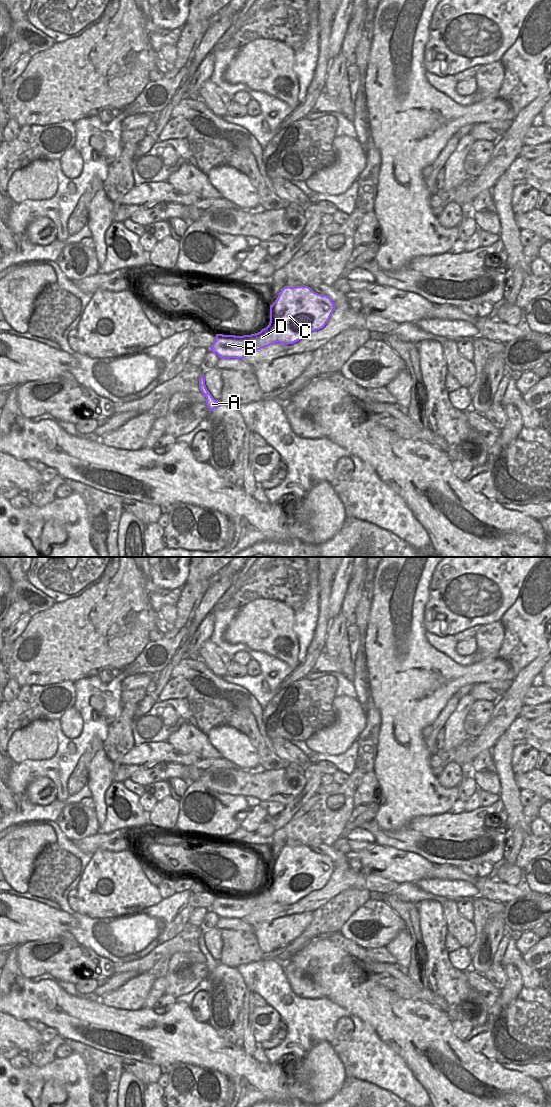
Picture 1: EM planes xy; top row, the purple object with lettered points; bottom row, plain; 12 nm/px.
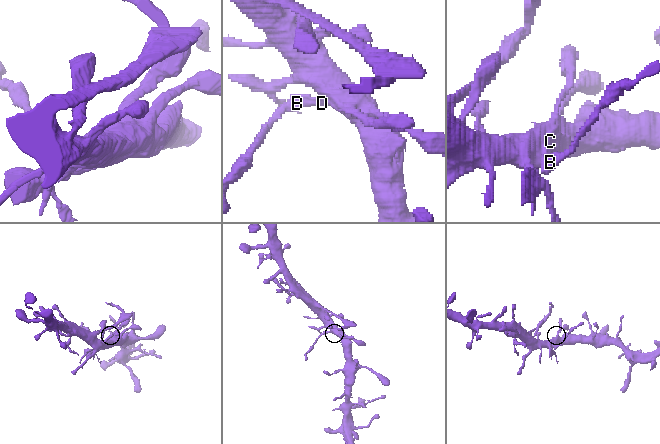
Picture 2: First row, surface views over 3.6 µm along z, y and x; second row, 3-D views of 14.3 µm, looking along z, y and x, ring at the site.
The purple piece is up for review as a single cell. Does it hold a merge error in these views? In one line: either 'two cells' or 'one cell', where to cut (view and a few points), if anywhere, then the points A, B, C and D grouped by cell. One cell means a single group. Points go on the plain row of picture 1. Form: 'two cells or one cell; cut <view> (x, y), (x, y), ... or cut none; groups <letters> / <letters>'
two cells; cut xy (250, 895), (258, 906), (263, 907); groups A C D / B

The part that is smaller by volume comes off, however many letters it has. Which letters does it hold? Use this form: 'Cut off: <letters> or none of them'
Cut off: B

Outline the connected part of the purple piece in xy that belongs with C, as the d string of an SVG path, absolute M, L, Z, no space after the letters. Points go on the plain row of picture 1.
M308 846L284 847L270 865L269 885L260 892L251 894L251 897L257 907L268 907L274 903L293 904L311 892L322 889L334 869L335 865L329 856L318 854Z

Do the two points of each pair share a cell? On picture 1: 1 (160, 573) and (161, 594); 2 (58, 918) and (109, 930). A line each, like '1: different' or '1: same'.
1: different
2: different

